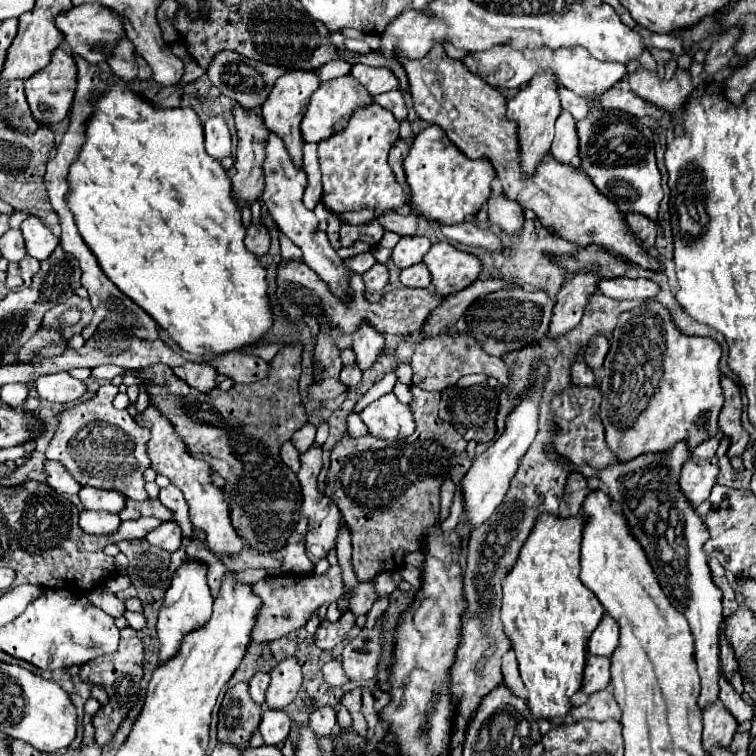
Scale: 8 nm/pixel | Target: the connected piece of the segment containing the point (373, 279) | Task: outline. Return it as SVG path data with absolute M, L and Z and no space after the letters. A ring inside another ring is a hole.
M374 264L366 274L364 274L364 284L366 292L380 292L388 284L388 270L382 264Z

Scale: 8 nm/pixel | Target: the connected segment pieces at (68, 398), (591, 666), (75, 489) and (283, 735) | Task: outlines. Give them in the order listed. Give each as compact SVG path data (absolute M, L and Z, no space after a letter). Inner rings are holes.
M56 372L40 376L36 380L36 392L42 400L50 402L74 402L86 392L86 384L72 378L68 372Z
M590 656L586 658L586 668L584 668L584 680L582 680L582 692L584 694L594 694L598 690L606 690L610 684L610 658L596 658Z
M48 460L45 466L46 472L48 472L48 484L60 492L60 494L68 494L68 496L76 496L80 492L80 484L64 470L64 466L60 466L58 462L52 462Z
M264 710L260 722L260 734L268 746L276 746L288 738L290 718L284 710Z

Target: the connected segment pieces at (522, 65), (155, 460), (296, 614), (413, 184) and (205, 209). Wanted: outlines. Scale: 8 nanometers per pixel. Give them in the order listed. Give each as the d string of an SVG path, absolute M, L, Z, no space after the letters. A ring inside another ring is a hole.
M496 46L496 50L488 50L488 54L468 54L464 64L472 74L484 78L488 84L496 88L518 88L520 84L528 82L538 70L554 70L560 78L560 84L574 94L594 100L596 96L610 90L616 82L620 82L626 76L626 66L620 62L600 62L592 58L586 50L512 50L510 46Z
M148 406L144 410L144 416L136 416L136 422L142 428L148 428L150 434L152 434L152 438L148 442L148 456L152 460L152 468L158 474L168 476L170 482L182 490L182 494L188 502L190 522L198 530L204 532L208 548L214 554L220 554L220 556L236 556L244 548L244 544L238 538L236 530L232 530L232 524L230 524L230 518L228 518L228 506L224 502L222 488L216 488L212 484L212 474L210 474L212 470L208 470L208 464L192 458L184 450L184 444L180 442L180 438L176 438L176 432L172 430L172 424L164 416L160 416L160 412L154 406Z
M338 564L330 566L320 576L316 576L314 572L308 572L304 576L298 576L298 574L266 576L252 584L252 592L262 600L260 612L256 616L256 624L252 628L252 642L256 644L272 642L282 636L288 636L290 632L300 630L318 612L320 606L338 602L346 594L344 582L342 582L342 568Z
M428 126L416 136L408 156L404 158L404 176L410 186L410 212L430 222L450 226L478 214L490 198L490 182L496 174L486 158L466 158L440 126Z
M114 84L102 98L96 100L96 110L92 118L86 124L86 144L82 152L78 154L78 160L70 166L70 194L68 194L68 208L74 214L76 226L92 254L96 256L100 268L104 274L132 300L136 302L146 314L150 314L156 324L168 332L168 336L190 354L222 354L230 350L240 350L248 346L256 346L262 336L268 332L268 328L274 324L274 316L270 310L268 300L268 282L266 282L266 268L260 264L260 260L246 250L244 246L244 226L240 218L240 210L234 198L232 182L222 168L218 158L212 158L204 150L204 130L202 124L192 108L174 108L174 110L152 110L148 102L140 102L136 94L124 84Z

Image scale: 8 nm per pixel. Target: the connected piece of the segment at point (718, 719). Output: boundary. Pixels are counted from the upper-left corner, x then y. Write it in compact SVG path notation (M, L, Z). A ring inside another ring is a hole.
M714 700L712 704L704 706L702 714L704 714L704 736L702 736L704 748L710 750L716 744L730 746L730 742L732 742L732 738L736 734L738 722L724 708L724 704L720 700Z

